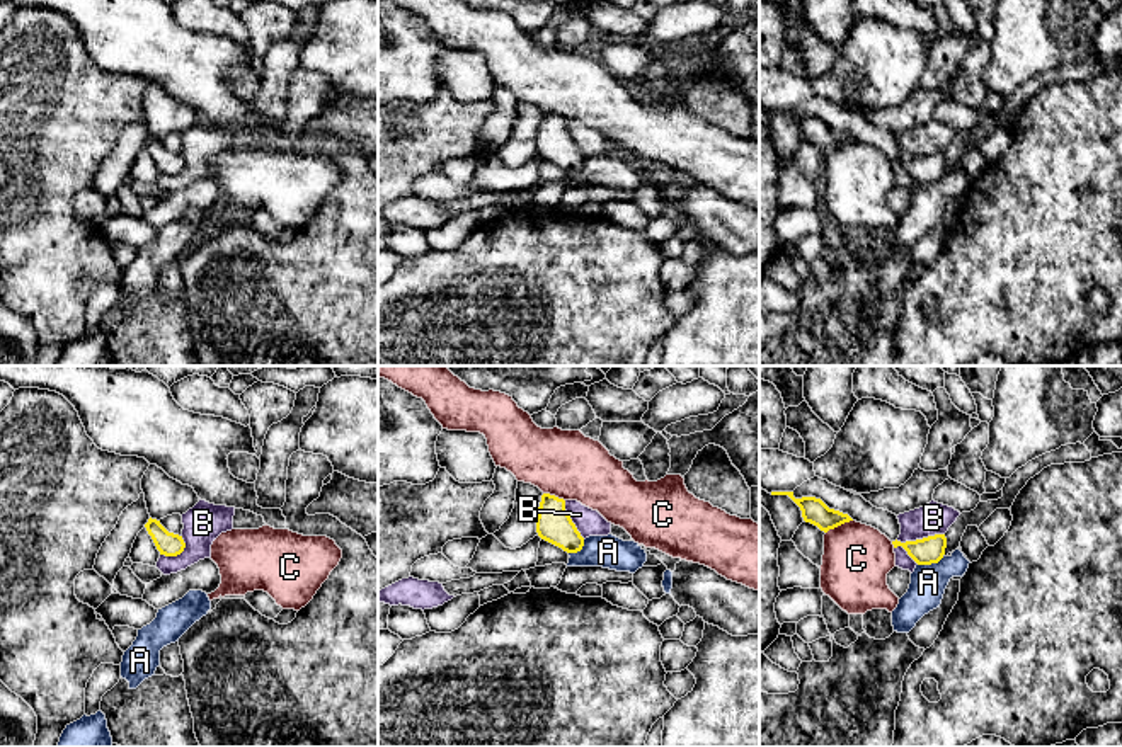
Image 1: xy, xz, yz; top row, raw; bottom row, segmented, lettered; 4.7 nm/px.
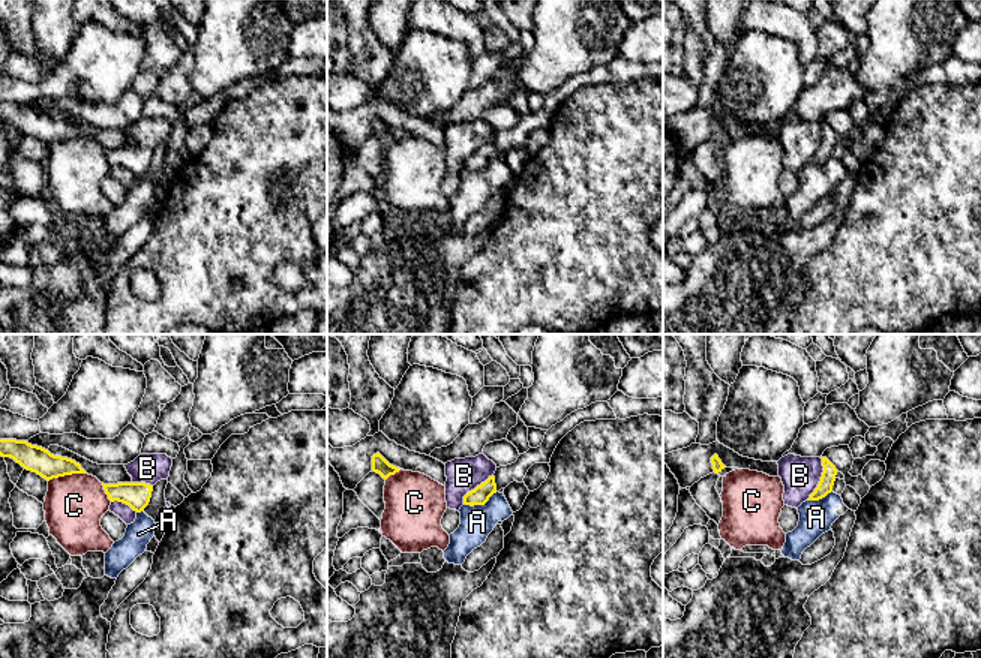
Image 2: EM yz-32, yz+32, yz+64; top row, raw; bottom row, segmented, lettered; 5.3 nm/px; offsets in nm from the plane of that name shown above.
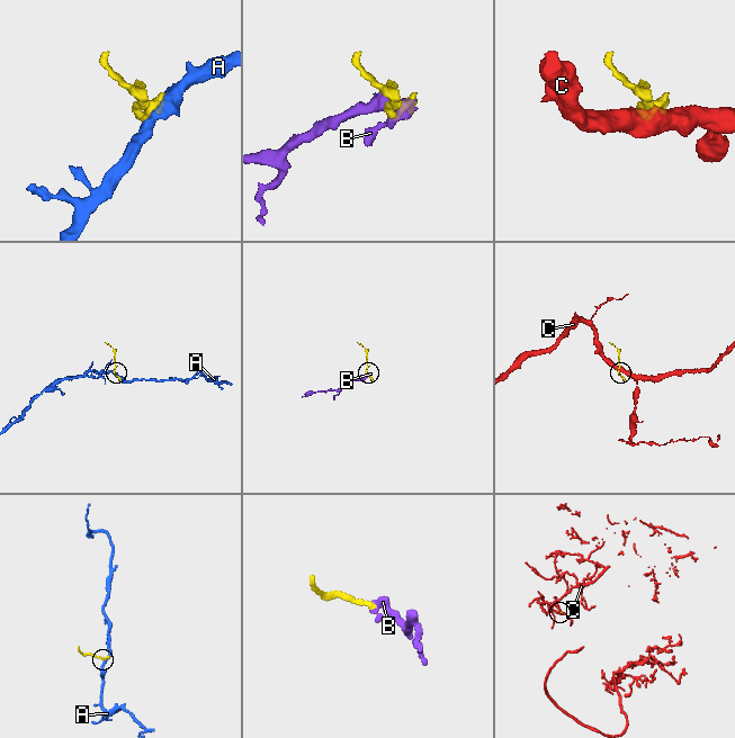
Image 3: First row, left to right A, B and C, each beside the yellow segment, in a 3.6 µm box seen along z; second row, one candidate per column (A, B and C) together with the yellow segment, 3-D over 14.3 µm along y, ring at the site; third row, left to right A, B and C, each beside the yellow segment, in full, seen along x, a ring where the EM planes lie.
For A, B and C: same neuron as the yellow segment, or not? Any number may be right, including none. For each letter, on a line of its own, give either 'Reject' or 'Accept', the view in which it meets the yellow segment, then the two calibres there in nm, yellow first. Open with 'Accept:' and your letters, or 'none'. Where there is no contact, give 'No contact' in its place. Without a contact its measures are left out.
Accept: none
A: Reject. Touches yellow in yz. Thickness 130 nm (yellow) against 170 nm
B: Reject. Touches yellow in yz. Thickness 130 nm (yellow) against 150 nm
C: Reject. Touches yellow in yz. Thickness 120 nm (yellow) against 320 nm

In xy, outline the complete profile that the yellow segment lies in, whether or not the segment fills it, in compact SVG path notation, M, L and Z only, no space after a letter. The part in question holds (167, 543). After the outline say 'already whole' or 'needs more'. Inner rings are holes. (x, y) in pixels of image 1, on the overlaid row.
M150 517L148 522L145 524L145 527L146 527L148 534L152 536L160 555L177 556L184 551L186 543L184 543L182 536L169 533L160 524L160 521Z; already whole

